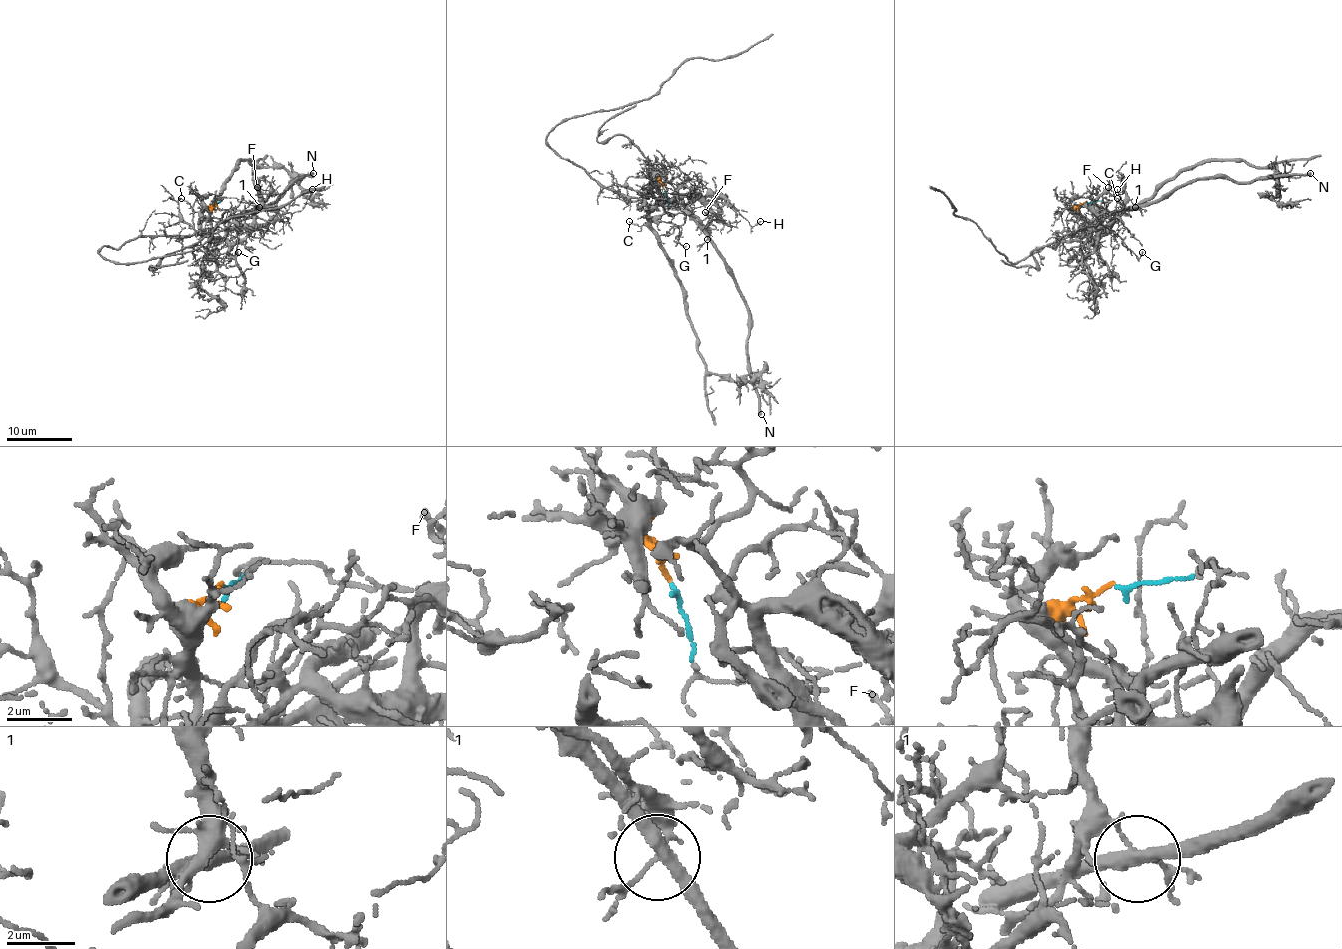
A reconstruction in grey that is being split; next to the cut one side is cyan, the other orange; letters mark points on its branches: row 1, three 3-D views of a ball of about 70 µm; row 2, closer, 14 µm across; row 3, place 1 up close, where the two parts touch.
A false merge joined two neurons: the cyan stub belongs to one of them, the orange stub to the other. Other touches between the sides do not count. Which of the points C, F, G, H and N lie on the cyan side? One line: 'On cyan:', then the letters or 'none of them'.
On cyan: F, H, N

